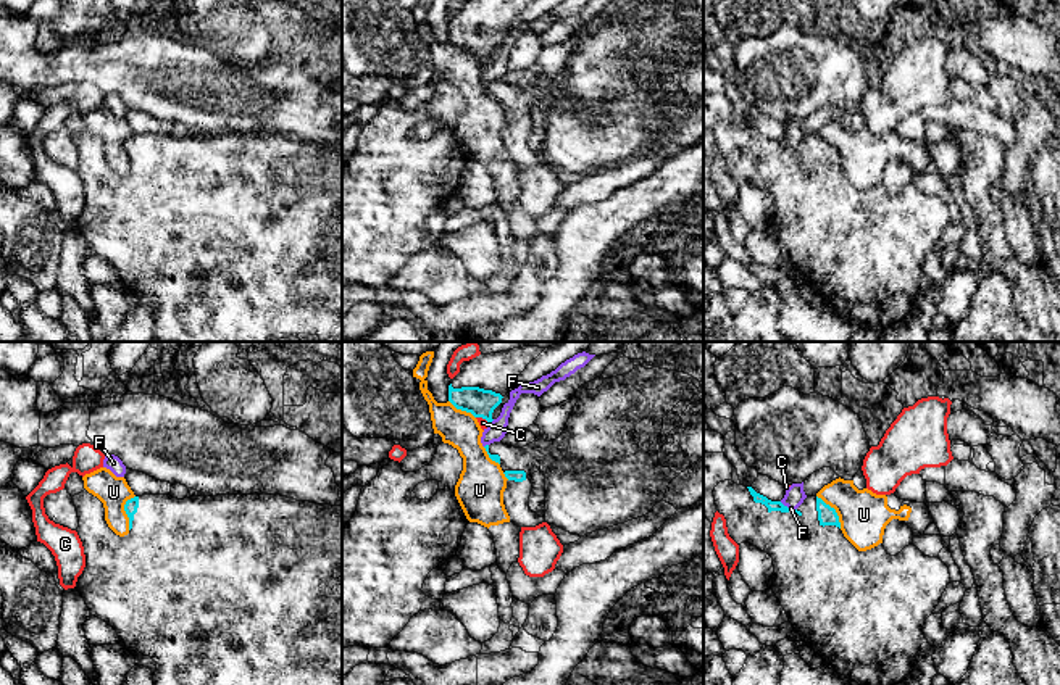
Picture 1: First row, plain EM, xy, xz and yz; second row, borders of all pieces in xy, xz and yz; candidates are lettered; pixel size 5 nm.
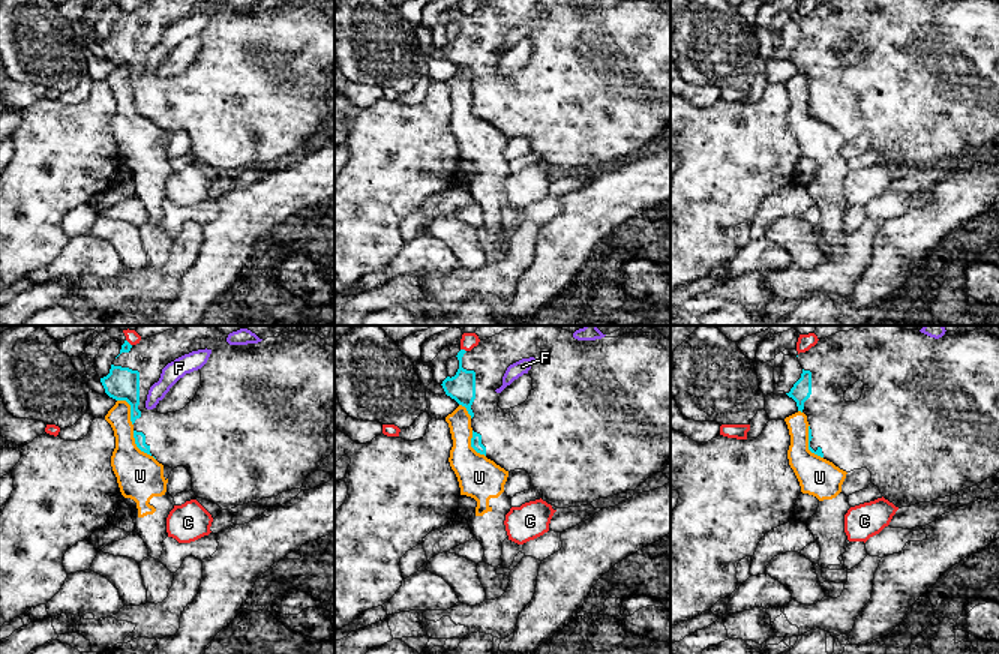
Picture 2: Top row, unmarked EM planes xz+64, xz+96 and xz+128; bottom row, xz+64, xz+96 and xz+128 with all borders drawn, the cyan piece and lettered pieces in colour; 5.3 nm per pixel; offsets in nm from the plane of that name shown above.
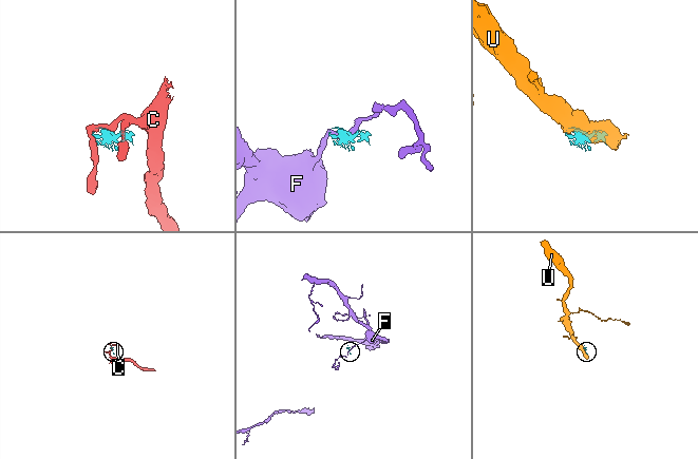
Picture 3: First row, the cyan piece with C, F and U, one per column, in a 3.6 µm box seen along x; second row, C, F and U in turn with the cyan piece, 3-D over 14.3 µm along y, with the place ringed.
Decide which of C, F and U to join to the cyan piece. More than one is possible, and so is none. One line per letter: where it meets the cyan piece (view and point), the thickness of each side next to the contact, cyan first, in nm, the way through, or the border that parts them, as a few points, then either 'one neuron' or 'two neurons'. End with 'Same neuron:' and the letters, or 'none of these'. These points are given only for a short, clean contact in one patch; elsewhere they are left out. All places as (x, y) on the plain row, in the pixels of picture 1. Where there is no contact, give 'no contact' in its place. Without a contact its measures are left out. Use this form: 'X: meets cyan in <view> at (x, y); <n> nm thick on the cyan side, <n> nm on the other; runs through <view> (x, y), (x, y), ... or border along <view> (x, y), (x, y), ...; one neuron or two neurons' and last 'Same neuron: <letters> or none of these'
C: meets cyan in xz at (483, 57); 140 nm thick on the cyan side, 50 nm on the other; border along xz (476, 55), (481, 55), (489, 63); two neurons
F: meets cyan in yz at (786, 145); 50 nm thick on the cyan side, 100 nm on the other; border along yz (780, 141), (796, 149); two neurons
U: meets cyan in xy at (125, 149); 70 nm thick on the cyan side, 160 nm on the other; two neurons
Same neuron: none of these

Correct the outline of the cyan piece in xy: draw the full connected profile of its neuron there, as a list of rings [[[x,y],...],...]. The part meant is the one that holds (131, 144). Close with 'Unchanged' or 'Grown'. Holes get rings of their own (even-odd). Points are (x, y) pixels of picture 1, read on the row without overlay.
[[[84,129],[73,135],[73,142],[86,193],[86,206],[74,227],[84,237],[90,255],[116,269],[121,285],[134,295],[150,295],[156,301],[156,342],[287,342],[292,335],[308,342],[342,338],[342,145],[297,140],[281,134],[202,134],[184,139],[171,134],[142,134],[126,140],[129,172],[119,176],[108,166],[103,142],[97,135]]]. Grown

